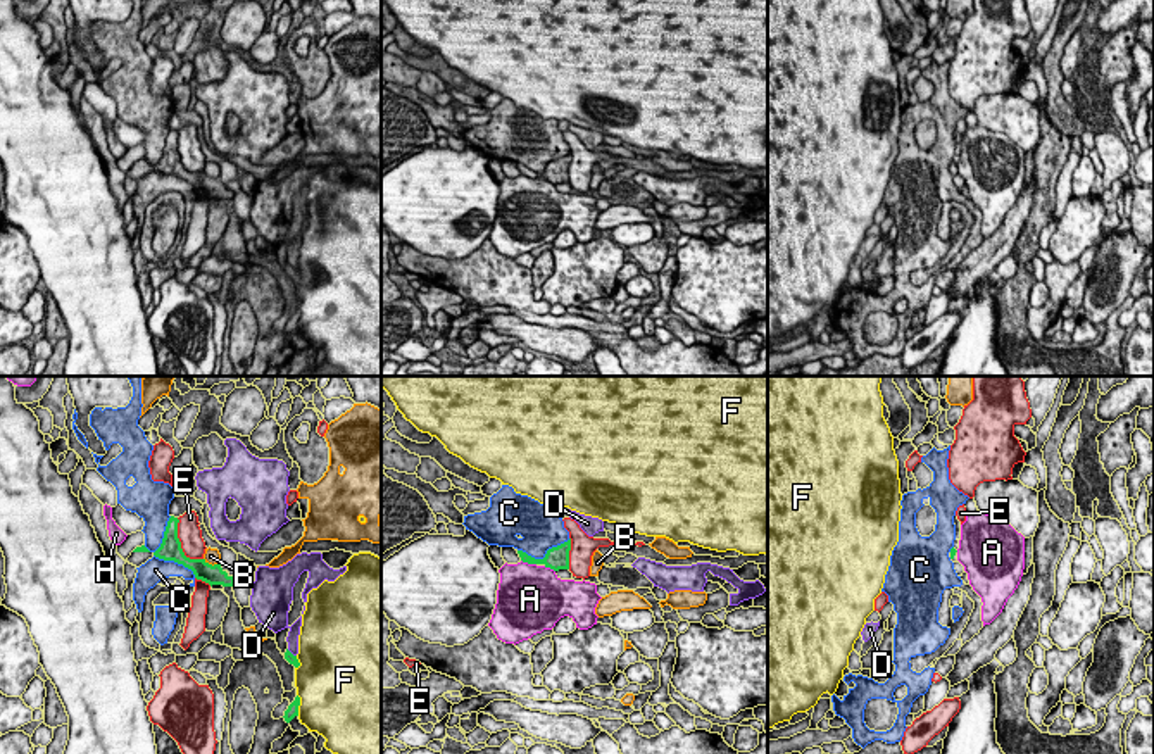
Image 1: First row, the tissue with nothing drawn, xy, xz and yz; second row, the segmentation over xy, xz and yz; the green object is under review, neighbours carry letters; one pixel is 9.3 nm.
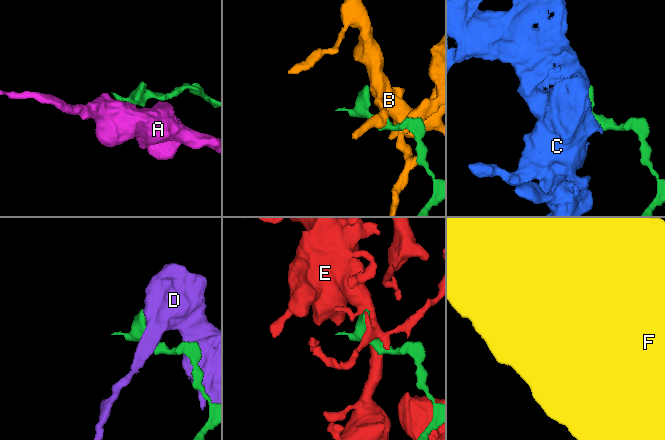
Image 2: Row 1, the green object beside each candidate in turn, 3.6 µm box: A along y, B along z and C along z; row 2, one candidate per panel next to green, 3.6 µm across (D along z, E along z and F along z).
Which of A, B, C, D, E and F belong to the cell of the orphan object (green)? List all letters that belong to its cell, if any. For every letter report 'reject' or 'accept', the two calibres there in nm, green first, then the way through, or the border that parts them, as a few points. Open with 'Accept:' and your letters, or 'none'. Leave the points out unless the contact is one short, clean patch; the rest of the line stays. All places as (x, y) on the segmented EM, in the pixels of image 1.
Accept: none
A: reject | 190/480 nm | along xz (521, 559), (535, 565)
B: reject | 190/140 nm
C: reject | 200/240 nm
D: reject | 90/120 nm
E: reject | 200/220 nm
F: reject | 120/480 nm

